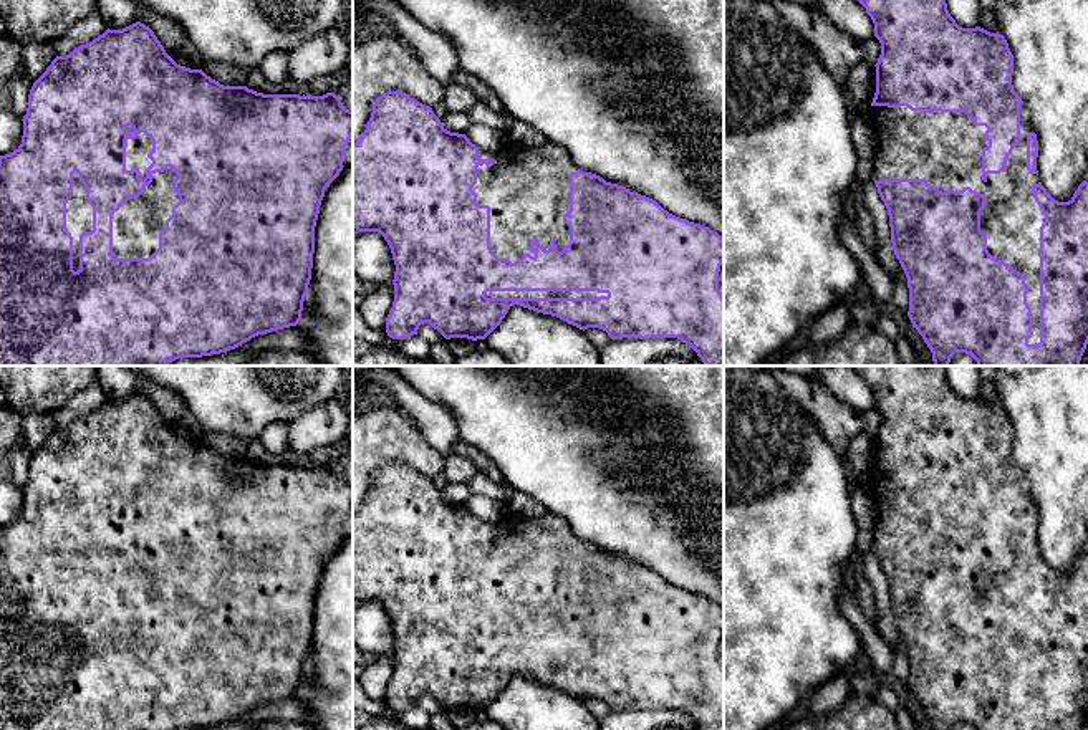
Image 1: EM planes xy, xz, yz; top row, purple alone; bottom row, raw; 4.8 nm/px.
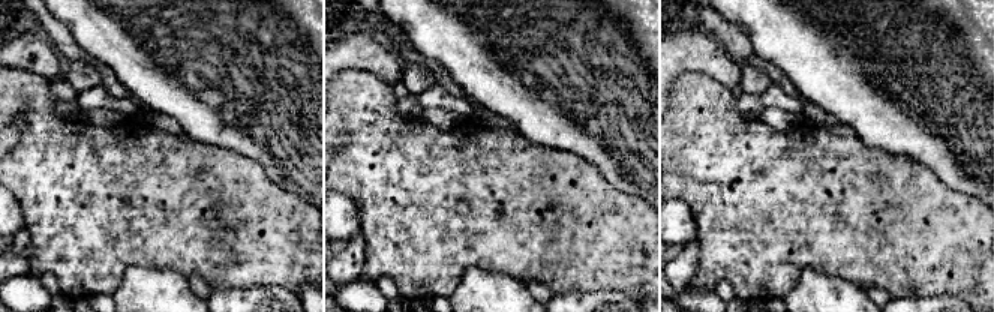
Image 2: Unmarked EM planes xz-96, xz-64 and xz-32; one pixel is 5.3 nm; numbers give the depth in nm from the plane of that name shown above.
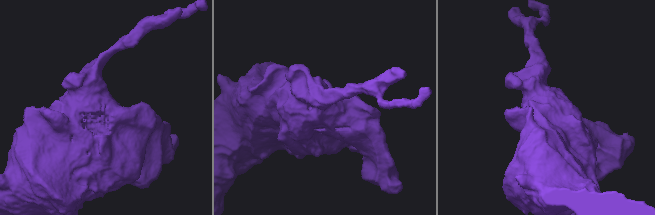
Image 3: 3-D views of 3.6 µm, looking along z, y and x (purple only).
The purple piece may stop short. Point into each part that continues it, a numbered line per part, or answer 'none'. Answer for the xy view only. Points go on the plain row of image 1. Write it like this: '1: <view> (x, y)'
1: xy (136, 596)

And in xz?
1: xz (527, 560)

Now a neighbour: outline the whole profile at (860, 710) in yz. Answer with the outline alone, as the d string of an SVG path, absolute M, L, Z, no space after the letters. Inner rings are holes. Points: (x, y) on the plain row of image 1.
M851 692L830 715L816 718L806 707L788 718L782 730L901 730L894 712L874 695Z

